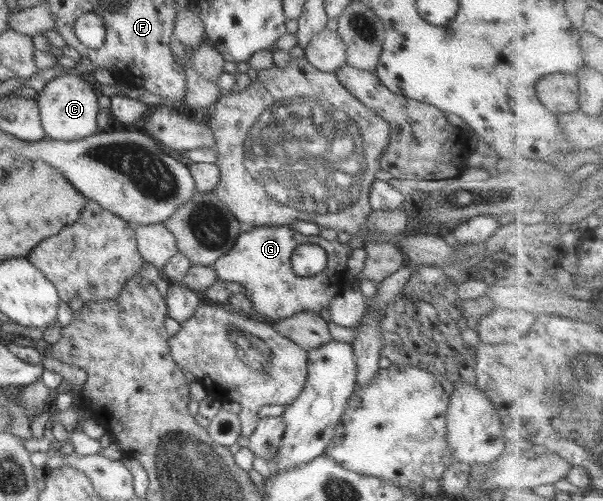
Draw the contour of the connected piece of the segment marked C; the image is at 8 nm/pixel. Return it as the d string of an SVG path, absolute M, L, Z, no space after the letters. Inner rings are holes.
M59 70L57 76L48 81L38 94L38 109L41 126L48 138L58 141L74 141L100 131L96 124L98 117L98 96L96 88L80 78L77 72Z

